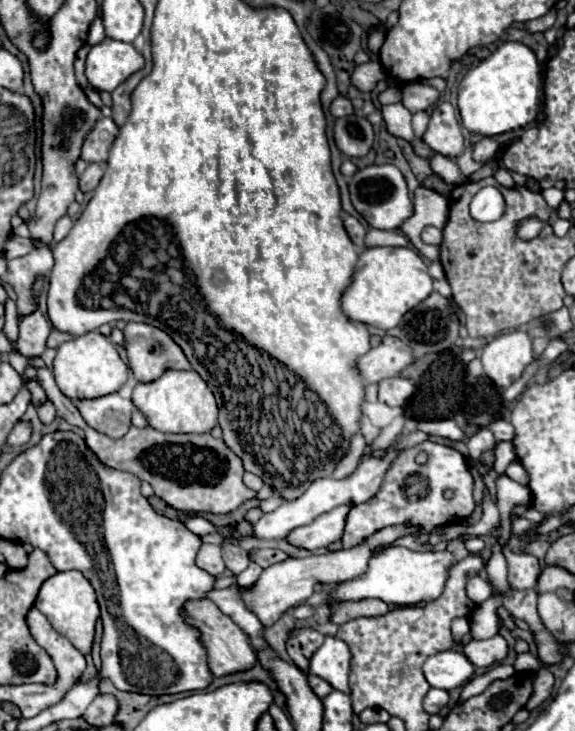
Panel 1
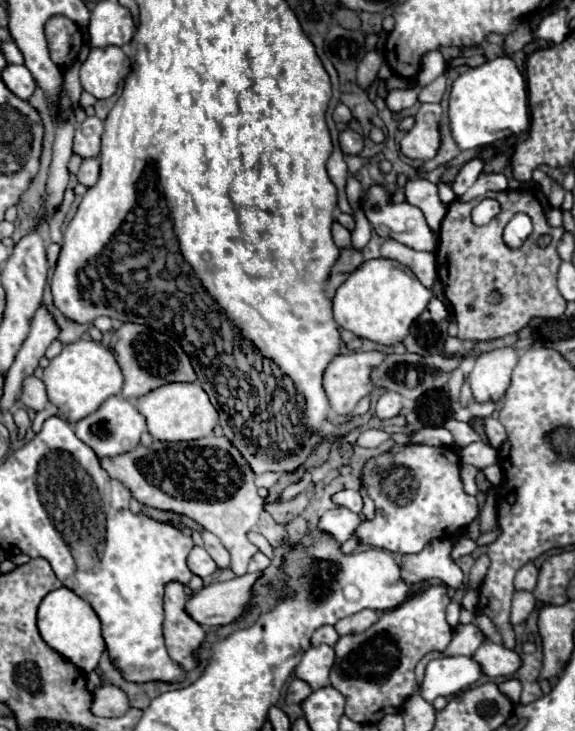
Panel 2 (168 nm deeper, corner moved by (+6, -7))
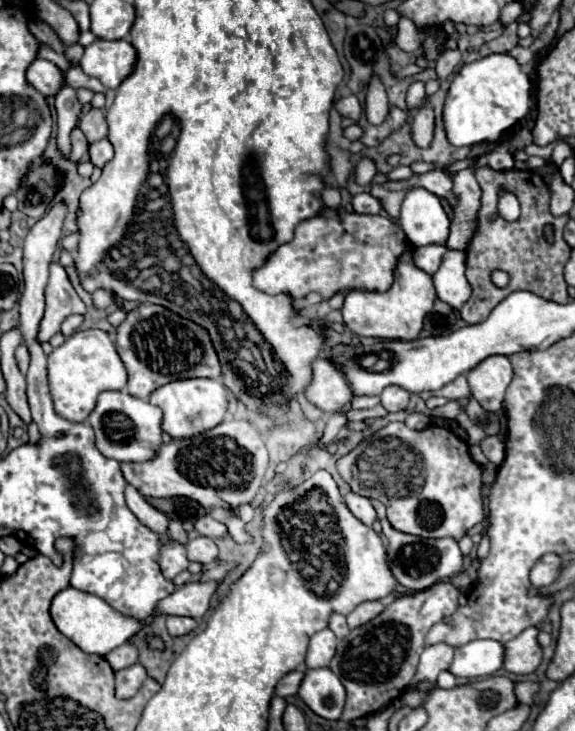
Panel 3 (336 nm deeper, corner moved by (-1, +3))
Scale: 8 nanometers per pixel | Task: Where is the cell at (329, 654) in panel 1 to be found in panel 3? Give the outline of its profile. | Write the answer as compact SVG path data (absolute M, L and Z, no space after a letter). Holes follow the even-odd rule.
M321 629L317 631L311 639L309 639L309 649L307 649L307 657L305 657L305 665L309 669L317 669L317 667L327 667L331 657L335 655L335 645L337 645L337 637L331 629Z

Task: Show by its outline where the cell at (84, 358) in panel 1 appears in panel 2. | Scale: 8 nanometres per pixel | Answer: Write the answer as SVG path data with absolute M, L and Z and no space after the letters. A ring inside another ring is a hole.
M80 339L64 345L62 353L56 355L44 369L42 381L46 383L48 399L68 421L78 421L96 411L108 397L118 395L122 389L122 369L116 363L110 349L104 349L92 339Z

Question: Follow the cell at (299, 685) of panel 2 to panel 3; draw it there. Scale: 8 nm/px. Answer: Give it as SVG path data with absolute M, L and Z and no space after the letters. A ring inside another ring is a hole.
M291 671L287 673L275 687L275 695L279 697L289 697L289 695L295 695L297 689L299 689L299 683L303 679L303 671Z

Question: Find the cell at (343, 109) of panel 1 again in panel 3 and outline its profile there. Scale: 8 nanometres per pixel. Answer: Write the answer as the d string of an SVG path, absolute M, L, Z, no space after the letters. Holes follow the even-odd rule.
M349 95L349 97L341 97L337 103L335 103L337 111L343 115L343 117L349 117L353 121L359 119L361 115L361 105L359 105L359 99L355 95Z

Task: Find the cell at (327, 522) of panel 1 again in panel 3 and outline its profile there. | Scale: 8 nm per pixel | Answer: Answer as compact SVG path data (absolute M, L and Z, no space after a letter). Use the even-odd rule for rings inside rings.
M349 493L349 495L345 495L345 503L351 509L351 513L359 521L363 521L365 525L373 525L377 521L377 513L375 513L375 509L367 497L359 497L359 495Z

